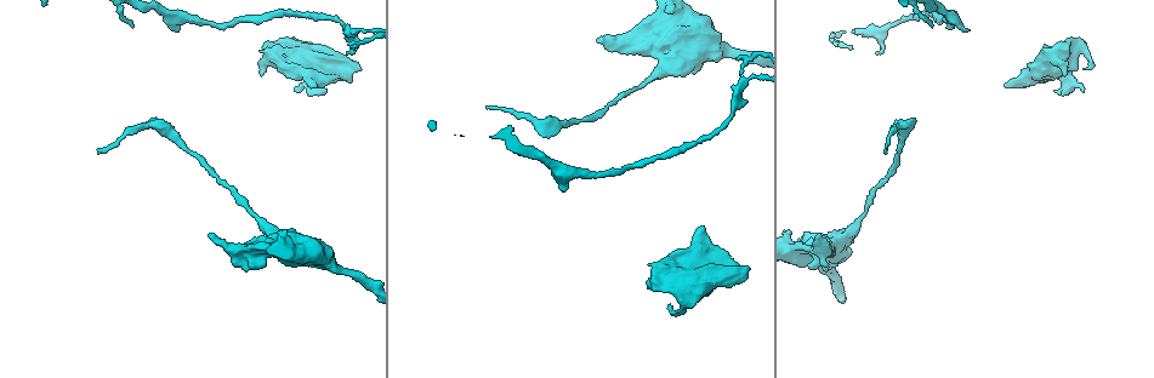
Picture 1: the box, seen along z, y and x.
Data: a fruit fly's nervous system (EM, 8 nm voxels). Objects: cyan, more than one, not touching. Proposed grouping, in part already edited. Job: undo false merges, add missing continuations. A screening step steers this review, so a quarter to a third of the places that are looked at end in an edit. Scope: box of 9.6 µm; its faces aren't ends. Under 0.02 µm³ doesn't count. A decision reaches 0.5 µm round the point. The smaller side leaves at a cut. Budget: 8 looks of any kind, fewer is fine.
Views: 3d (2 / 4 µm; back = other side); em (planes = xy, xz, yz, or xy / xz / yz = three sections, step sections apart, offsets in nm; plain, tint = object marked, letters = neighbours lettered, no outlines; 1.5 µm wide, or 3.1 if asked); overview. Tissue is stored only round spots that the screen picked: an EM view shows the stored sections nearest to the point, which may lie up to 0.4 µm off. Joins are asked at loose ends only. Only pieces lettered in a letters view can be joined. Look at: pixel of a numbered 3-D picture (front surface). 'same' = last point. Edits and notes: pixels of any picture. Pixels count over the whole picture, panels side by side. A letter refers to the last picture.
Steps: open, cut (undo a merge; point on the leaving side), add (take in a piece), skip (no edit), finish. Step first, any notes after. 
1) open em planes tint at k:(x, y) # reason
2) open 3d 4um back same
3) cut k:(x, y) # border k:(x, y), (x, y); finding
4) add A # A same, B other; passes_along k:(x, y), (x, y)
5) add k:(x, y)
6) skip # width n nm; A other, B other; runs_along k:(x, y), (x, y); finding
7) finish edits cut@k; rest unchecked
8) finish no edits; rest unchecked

open em planes letters at 1:(1004, 85) # stops while still wide

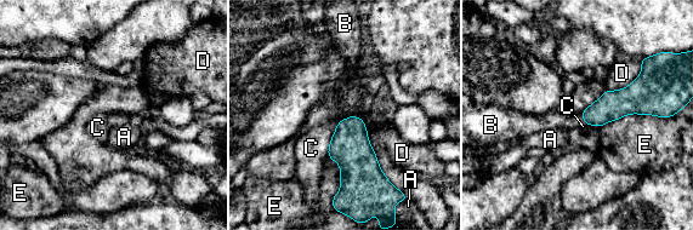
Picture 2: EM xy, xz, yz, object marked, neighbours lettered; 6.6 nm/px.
add B # A other, B same, C other, D other, E other; passes_along 2:(612, 105), (583, 118), (556, 119); it goes on there

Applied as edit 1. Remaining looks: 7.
open em planes letters at 1:(598, 38) # branch stops here

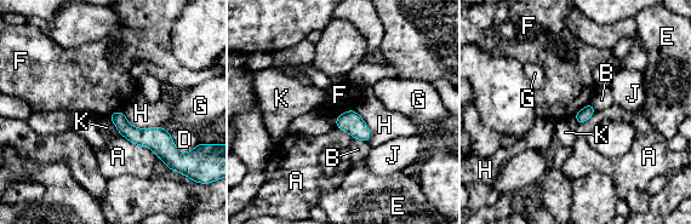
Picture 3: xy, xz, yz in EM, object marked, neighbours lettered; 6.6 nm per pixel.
skip # A other, B other, D other, E other, F other, G other, H other, J other, K other; border 3:(123, 110), (110, 113), (107, 116); none of them fits

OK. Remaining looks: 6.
open em xy step 4 letters at 1:(296, 89) # an open end

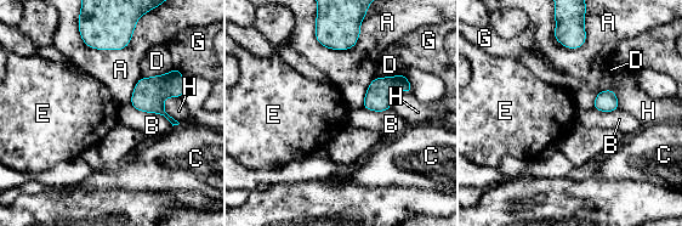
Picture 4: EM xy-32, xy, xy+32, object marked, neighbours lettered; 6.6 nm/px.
skip # A other, B other, C other, D other, E other, G other, H other; border 4:(130, 103), (162, 114), (172, 125); no lettered piece goes on from it

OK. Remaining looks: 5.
finish edits add@2; rest unchecked

